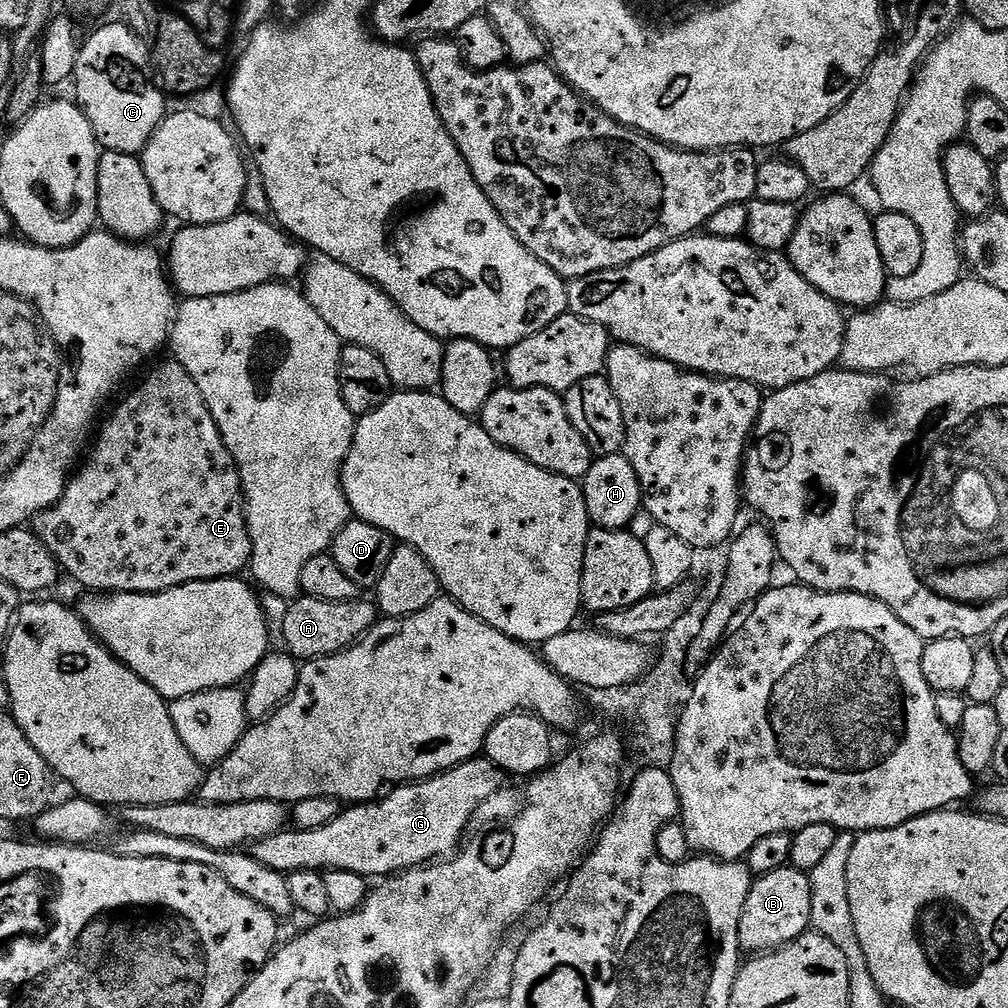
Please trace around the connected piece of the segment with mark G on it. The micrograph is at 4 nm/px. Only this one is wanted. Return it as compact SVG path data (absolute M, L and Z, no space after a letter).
M488 759L467 760L465 764L447 768L429 780L393 787L388 797L385 795L375 802L361 802L345 807L334 818L334 822L326 822L326 826L318 826L318 830L296 828L255 841L251 845L250 854L258 862L262 862L262 866L270 866L270 870L285 874L298 870L346 870L365 878L388 878L393 874L407 872L410 868L427 866L455 853L465 839L464 827L471 822L472 815L503 786L504 780L506 781L505 773L493 766Z

